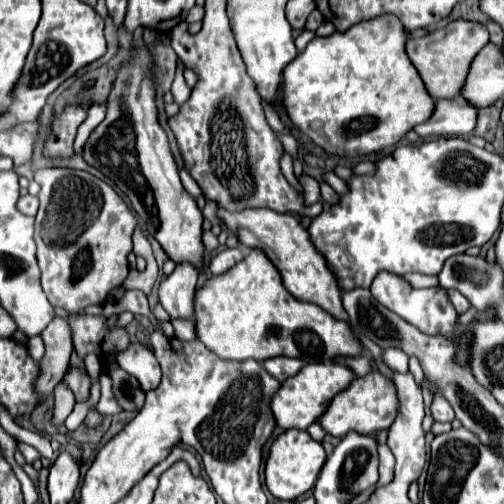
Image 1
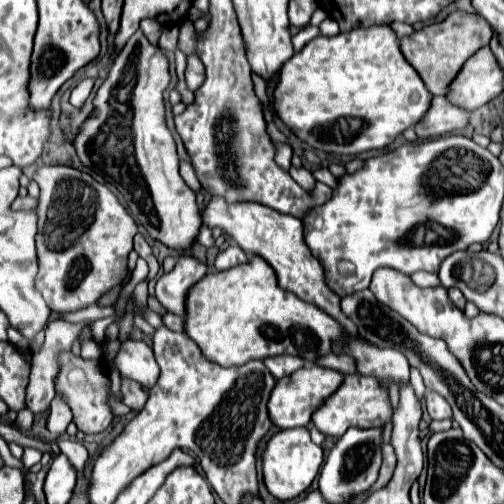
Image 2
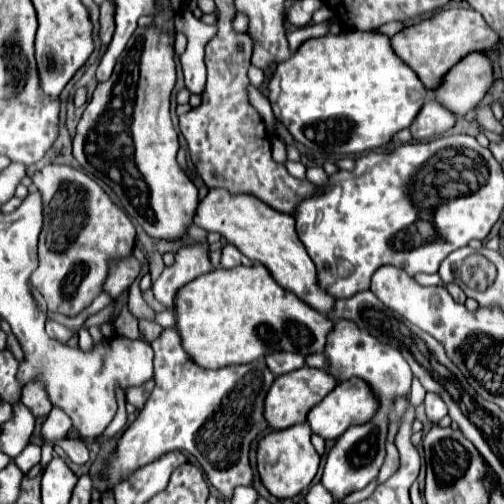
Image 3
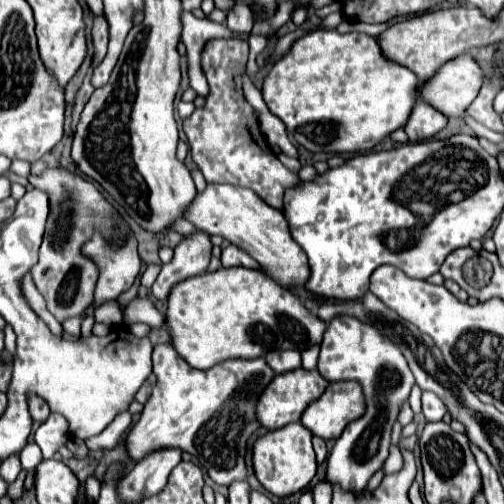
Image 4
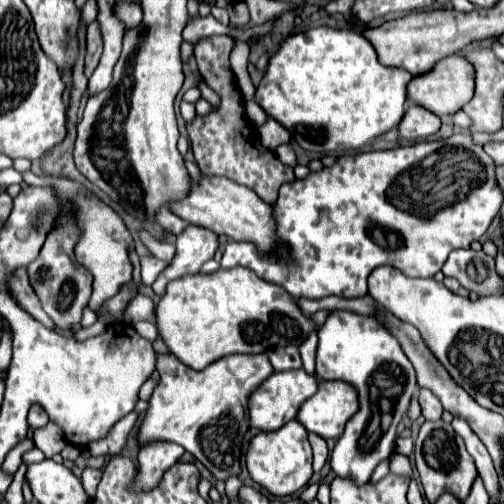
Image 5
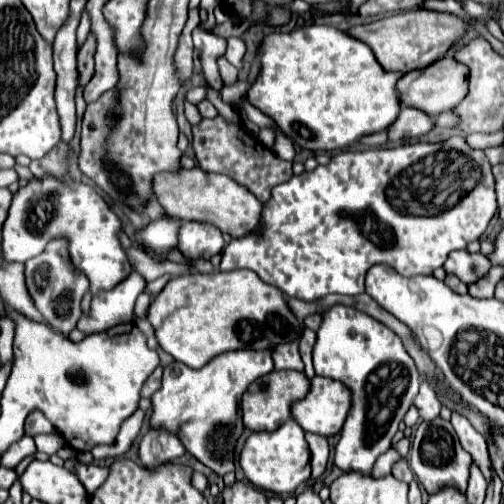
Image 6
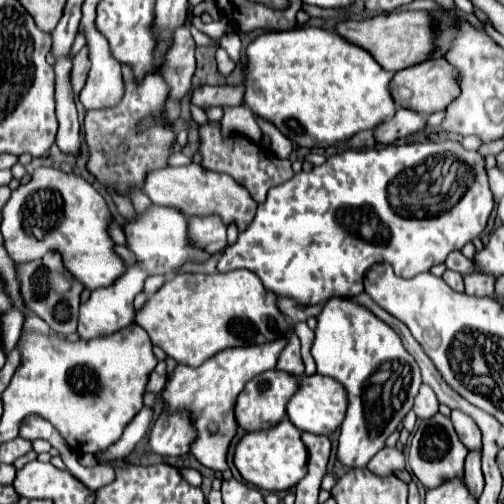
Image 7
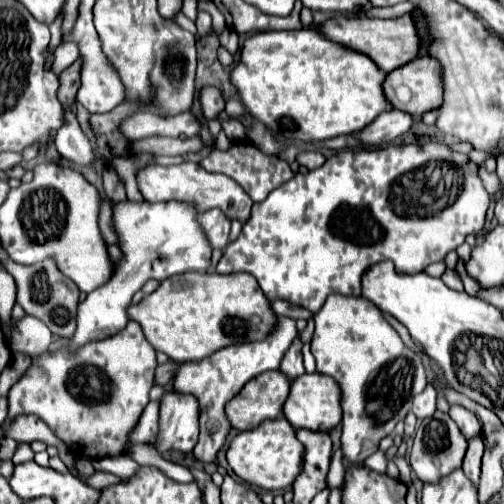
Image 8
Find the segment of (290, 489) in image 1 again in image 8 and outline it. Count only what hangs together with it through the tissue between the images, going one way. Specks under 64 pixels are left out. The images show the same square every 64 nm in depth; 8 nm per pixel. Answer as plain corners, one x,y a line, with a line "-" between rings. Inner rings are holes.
278,416
276,420
264,420
254,430
240,432
232,440
226,452
226,460
234,474
244,482
264,490
286,490
302,470
302,454
304,446
298,442
296,430
284,416

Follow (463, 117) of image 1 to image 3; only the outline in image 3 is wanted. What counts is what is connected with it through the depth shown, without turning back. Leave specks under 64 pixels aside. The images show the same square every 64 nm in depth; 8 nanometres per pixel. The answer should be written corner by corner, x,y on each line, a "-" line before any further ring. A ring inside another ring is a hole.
432,96
424,100
426,104
420,108
416,120
410,126
412,140
430,140
440,136
442,132
450,130
458,116
448,112
444,106
440,106

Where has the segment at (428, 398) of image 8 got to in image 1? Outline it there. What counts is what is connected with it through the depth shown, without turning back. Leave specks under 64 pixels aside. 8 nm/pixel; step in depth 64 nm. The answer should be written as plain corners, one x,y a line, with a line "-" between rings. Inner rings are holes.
434,392
434,396
432,396
430,412
432,412
434,420
438,420
438,422
452,422
452,420
454,420
452,406
450,406
448,400
444,400
444,396
440,396
438,392

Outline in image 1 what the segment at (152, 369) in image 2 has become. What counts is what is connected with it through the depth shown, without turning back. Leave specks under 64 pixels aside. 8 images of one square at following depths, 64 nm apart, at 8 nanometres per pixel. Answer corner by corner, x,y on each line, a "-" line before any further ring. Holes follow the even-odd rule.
132,342
126,350
118,352
118,364
142,384
144,392
160,384
160,364
154,352
140,342

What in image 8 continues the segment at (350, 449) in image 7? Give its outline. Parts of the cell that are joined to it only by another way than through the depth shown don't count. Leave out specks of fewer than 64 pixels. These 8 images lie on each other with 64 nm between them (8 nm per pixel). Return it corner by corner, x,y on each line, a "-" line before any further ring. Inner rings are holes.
328,296
324,308
314,316
316,330
312,336
312,354
318,372
332,376
340,386
342,406
342,450
344,458
352,464
362,464
378,450
378,442
394,432
394,426
406,418
412,408
412,398
428,386
426,368
420,354
408,348
398,332
384,320
382,312
362,296

